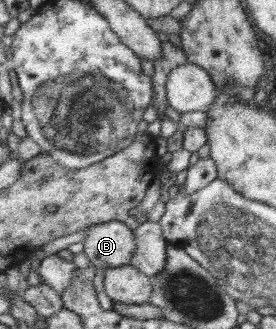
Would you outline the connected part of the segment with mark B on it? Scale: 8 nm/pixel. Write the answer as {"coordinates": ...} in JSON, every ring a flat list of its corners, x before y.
{"coordinates":[[119,221,94,224,84,229,84,256,95,268,104,270,128,265,135,243,132,230]]}

